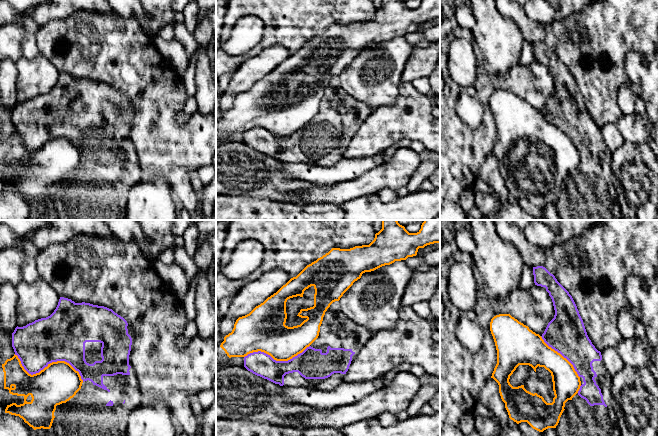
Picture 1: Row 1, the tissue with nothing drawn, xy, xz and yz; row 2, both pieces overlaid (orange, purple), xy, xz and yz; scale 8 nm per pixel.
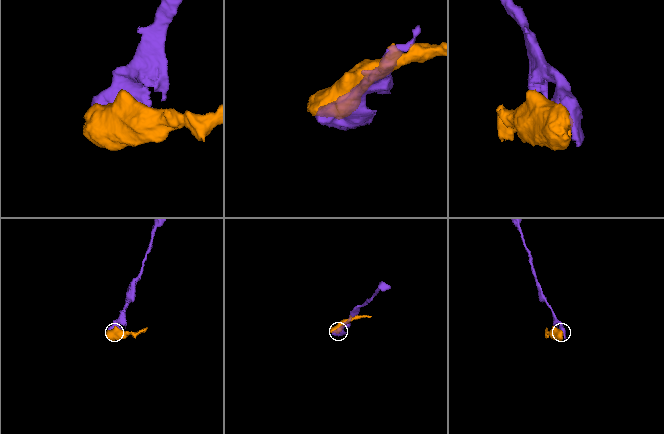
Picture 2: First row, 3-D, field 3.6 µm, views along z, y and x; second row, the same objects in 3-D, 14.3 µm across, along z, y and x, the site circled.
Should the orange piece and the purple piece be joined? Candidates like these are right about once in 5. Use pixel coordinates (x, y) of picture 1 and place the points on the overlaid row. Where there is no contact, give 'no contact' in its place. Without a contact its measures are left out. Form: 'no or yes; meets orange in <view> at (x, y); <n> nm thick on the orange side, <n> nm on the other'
no; meets orange in xy at (48, 365); 320 nm thick on the orange side, 380 nm on the other

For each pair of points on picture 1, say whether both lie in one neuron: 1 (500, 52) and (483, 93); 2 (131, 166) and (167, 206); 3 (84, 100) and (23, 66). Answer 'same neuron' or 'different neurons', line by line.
1: different neurons
2: different neurons
3: different neurons

